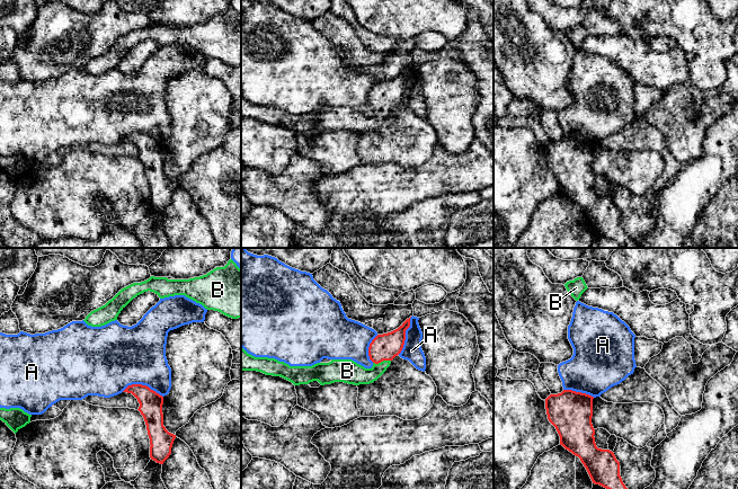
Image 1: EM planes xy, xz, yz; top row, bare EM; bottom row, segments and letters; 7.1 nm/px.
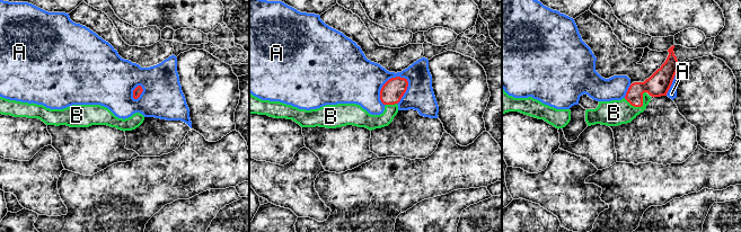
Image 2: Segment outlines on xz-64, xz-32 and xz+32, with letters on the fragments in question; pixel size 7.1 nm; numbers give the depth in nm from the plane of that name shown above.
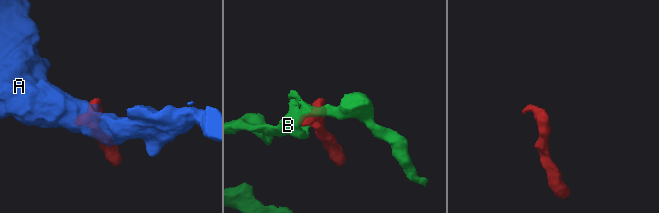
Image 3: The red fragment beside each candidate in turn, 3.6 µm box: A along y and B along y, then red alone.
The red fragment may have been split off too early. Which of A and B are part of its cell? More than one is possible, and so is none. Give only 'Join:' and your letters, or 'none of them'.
Join: B

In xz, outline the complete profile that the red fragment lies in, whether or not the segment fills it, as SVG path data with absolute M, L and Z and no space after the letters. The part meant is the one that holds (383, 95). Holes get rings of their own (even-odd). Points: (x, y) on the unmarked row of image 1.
M410 65L398 77L377 82L368 95L368 104L373 109L371 116L352 107L331 107L329 110L317 110L312 114L290 114L284 109L268 105L255 105L241 95L241 118L257 118L266 123L281 124L294 133L318 128L321 133L335 130L359 133L376 128L390 114L404 92L406 78L410 74Z

